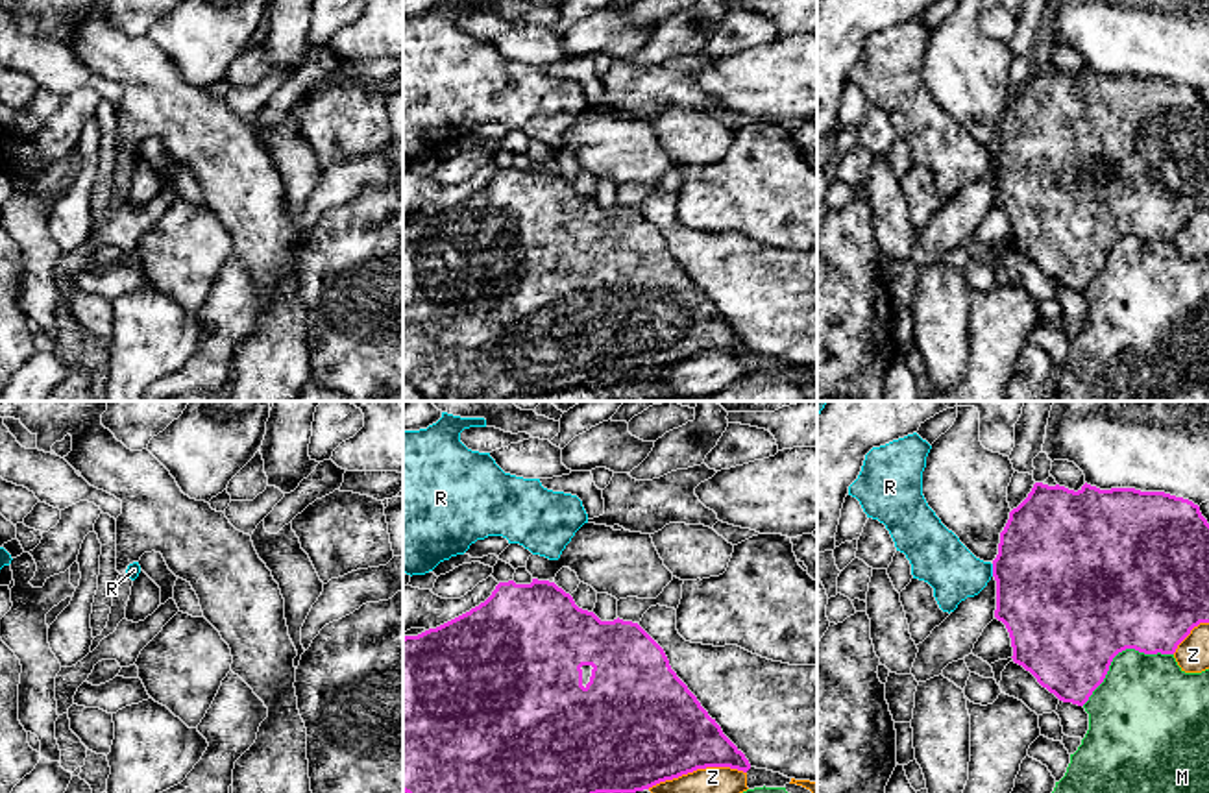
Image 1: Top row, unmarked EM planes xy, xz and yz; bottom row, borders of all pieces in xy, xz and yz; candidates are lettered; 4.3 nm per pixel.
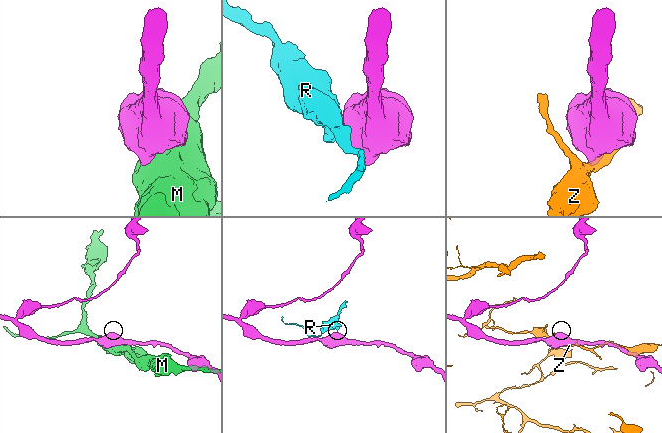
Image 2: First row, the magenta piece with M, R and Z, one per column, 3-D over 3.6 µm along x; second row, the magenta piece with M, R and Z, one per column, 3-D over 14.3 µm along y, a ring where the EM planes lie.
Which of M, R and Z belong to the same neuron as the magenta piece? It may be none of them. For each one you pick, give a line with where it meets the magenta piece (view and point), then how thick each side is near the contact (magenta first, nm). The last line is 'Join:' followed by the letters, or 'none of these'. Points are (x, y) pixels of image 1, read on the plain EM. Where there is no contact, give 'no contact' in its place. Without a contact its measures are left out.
Join: none of these

